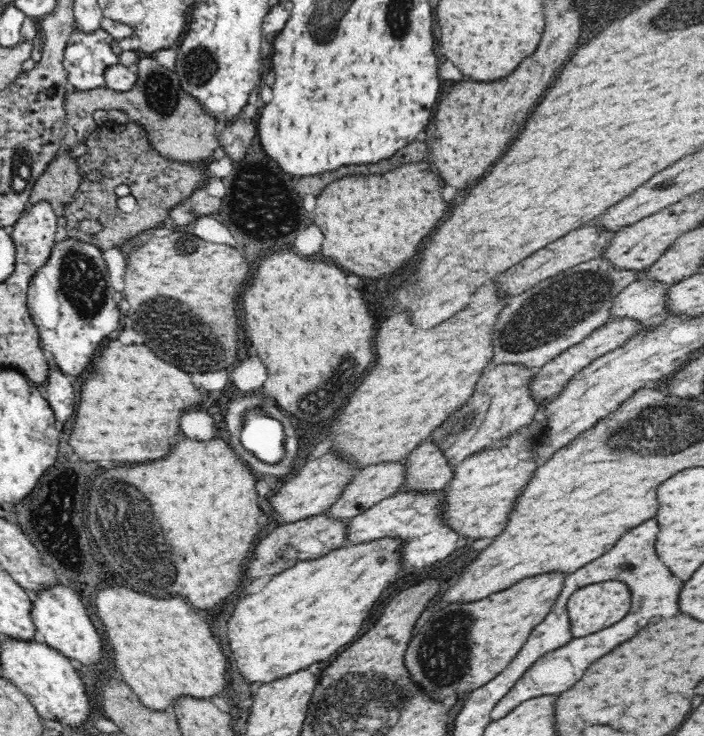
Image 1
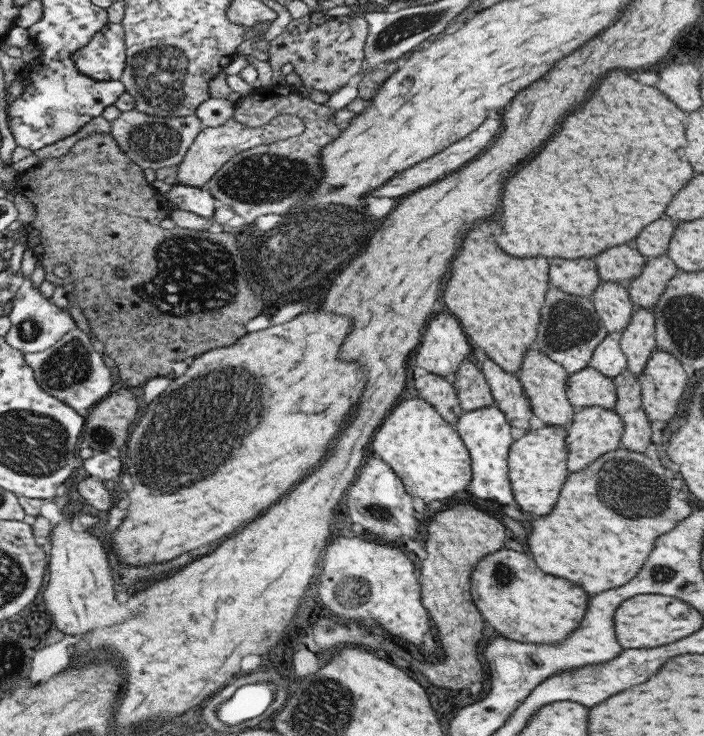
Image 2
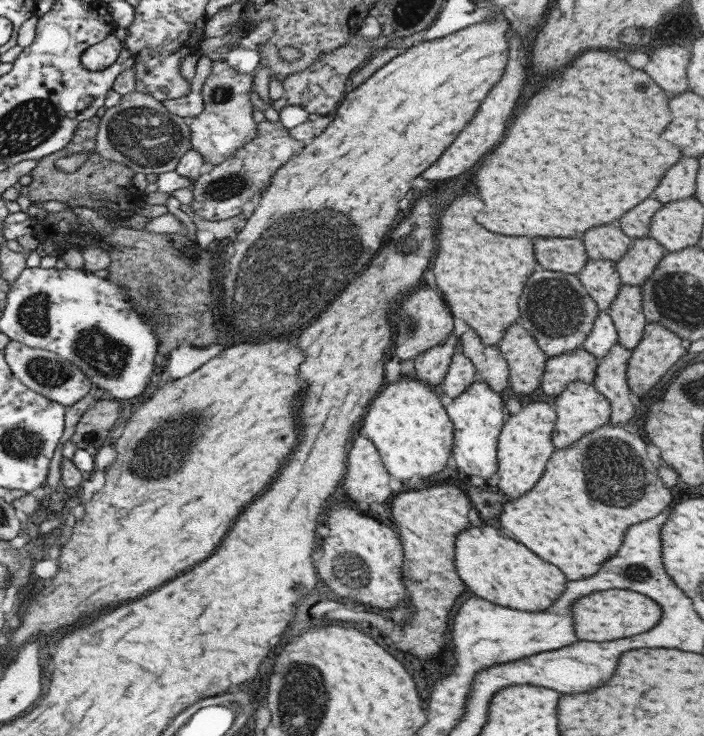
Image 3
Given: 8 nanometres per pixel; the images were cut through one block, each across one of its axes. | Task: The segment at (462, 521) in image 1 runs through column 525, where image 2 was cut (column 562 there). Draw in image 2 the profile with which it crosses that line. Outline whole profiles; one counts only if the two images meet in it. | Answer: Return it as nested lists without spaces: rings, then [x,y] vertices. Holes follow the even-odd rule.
[[[543,426],[515,435],[507,452],[507,476],[514,501],[523,512],[545,516],[557,502],[557,494],[569,473],[565,464],[565,436],[563,426]]]

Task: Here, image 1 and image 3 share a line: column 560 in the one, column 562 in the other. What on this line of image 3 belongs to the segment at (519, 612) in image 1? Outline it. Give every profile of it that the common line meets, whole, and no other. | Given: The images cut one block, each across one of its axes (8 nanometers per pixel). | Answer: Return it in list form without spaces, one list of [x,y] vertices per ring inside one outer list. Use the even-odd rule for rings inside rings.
[[[485,524],[479,527],[469,525],[465,530],[458,532],[454,542],[454,569],[473,595],[502,607],[527,612],[541,612],[550,607],[565,588],[567,579],[557,567],[541,560],[510,535],[500,533]]]

